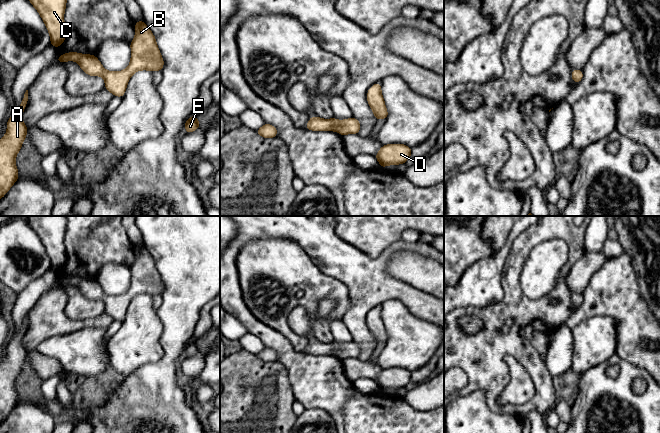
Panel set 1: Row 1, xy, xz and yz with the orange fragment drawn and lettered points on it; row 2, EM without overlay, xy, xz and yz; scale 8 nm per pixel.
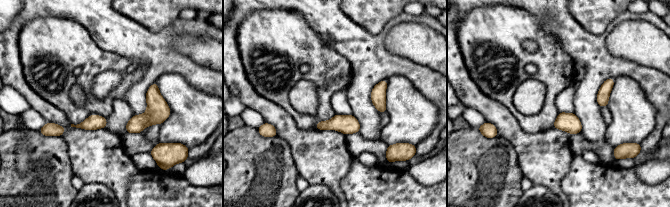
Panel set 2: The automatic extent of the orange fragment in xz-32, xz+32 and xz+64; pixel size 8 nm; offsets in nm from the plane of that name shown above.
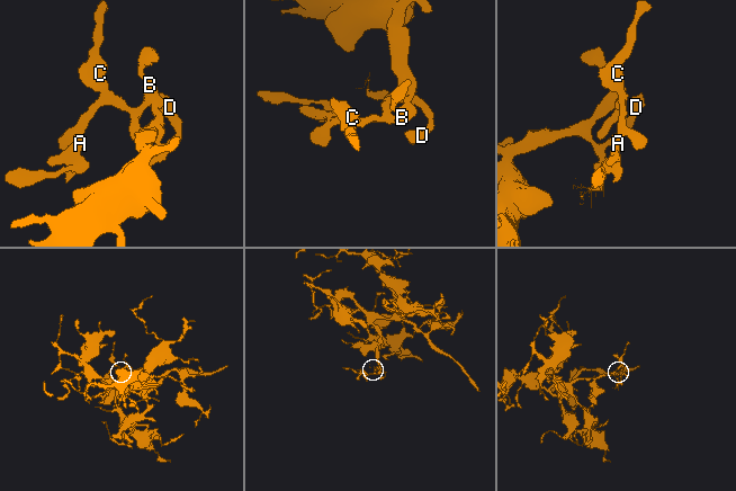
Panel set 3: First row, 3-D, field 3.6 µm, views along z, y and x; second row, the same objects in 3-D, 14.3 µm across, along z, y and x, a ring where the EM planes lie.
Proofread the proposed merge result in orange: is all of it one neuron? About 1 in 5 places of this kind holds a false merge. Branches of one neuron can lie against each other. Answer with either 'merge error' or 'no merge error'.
no merge error

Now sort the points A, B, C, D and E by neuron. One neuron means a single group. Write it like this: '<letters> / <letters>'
A B C D E

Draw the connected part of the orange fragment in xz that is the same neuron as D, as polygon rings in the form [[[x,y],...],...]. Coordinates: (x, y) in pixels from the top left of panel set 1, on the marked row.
[[[404,144],[383,145],[376,154],[381,168],[387,165],[404,164],[411,157],[412,148]]]

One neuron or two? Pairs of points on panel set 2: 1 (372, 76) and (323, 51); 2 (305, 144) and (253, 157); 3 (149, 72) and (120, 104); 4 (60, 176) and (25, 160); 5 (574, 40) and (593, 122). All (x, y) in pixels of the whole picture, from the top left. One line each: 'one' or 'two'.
1: two
2: two
3: two
4: two
5: one

